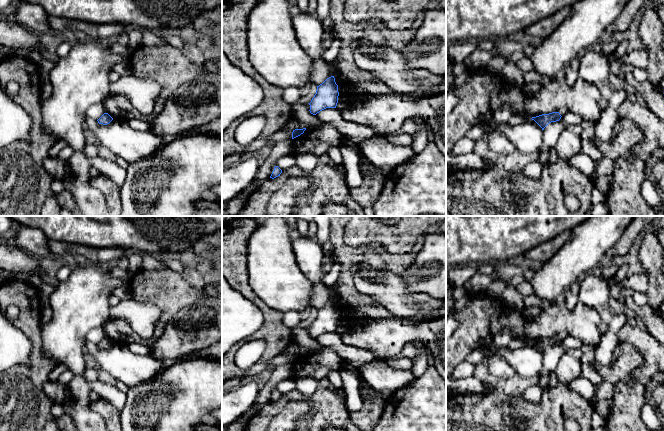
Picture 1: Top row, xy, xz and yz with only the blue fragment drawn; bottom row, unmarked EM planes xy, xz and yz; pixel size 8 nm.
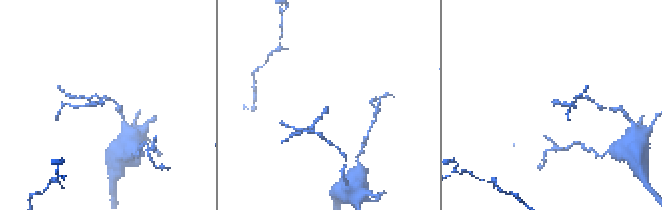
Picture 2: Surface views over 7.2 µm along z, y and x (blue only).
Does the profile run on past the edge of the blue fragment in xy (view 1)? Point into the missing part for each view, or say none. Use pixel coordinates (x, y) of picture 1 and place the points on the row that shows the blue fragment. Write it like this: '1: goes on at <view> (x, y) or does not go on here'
1: does not go on here

